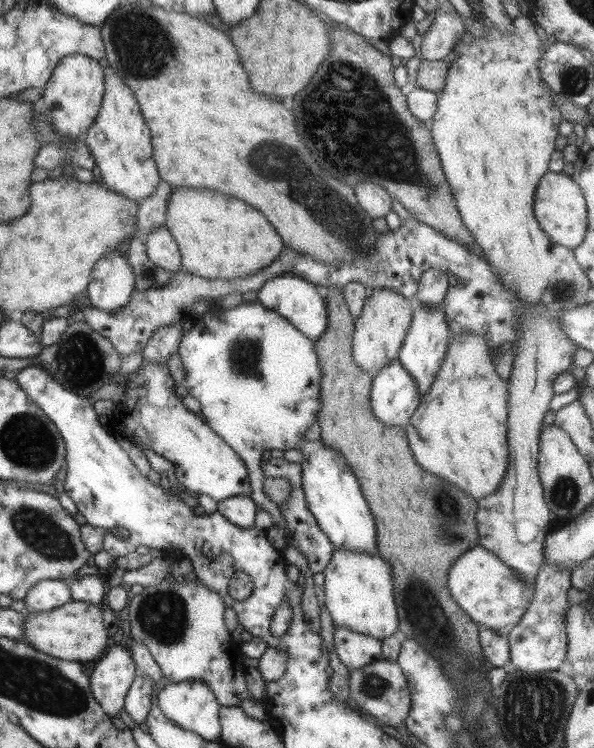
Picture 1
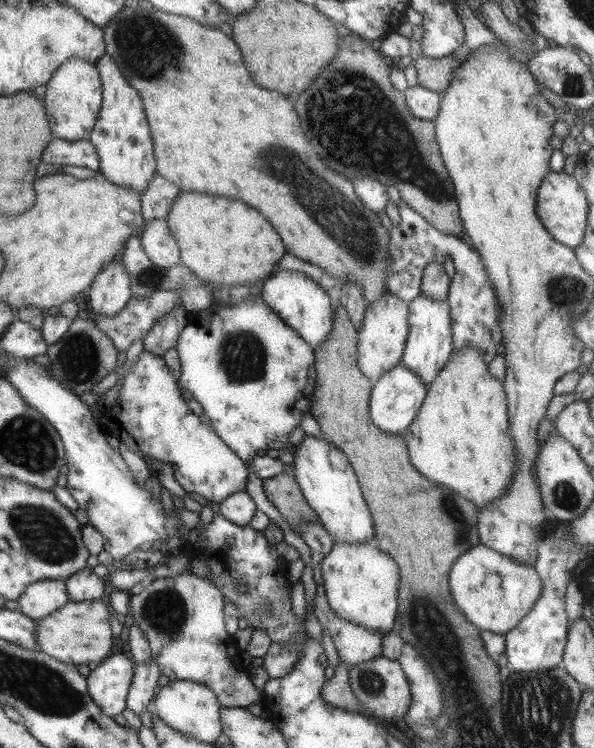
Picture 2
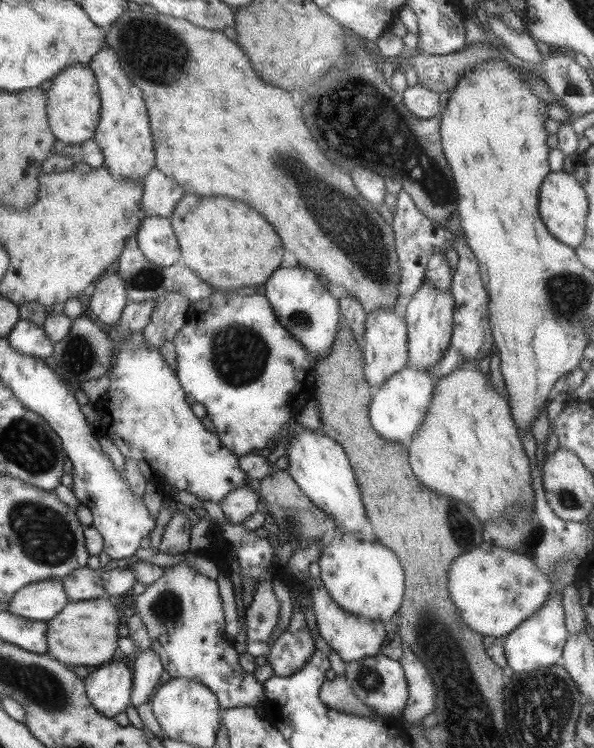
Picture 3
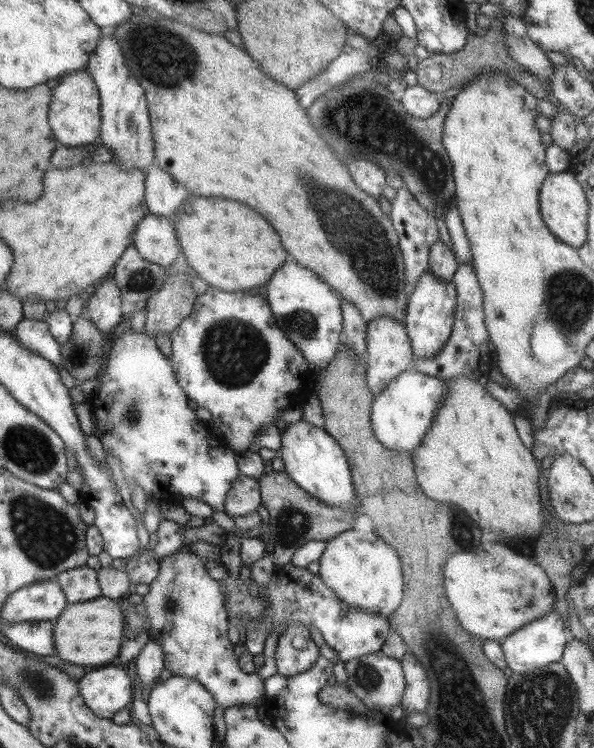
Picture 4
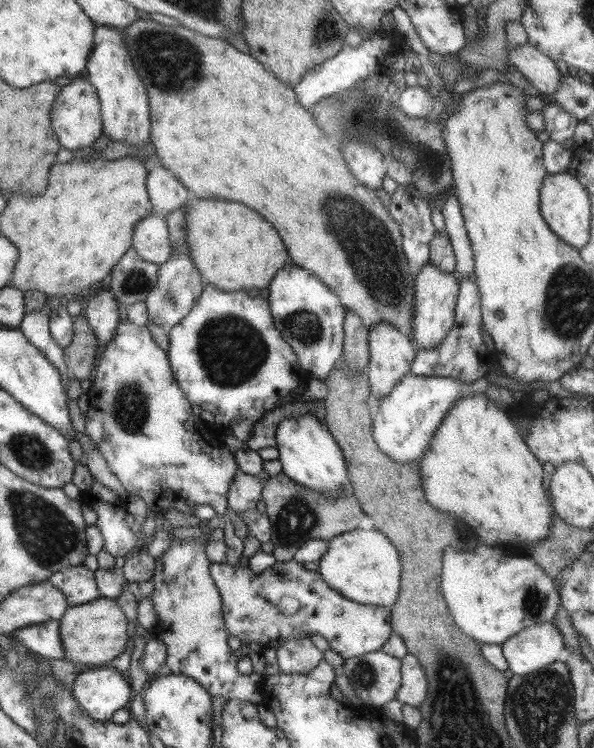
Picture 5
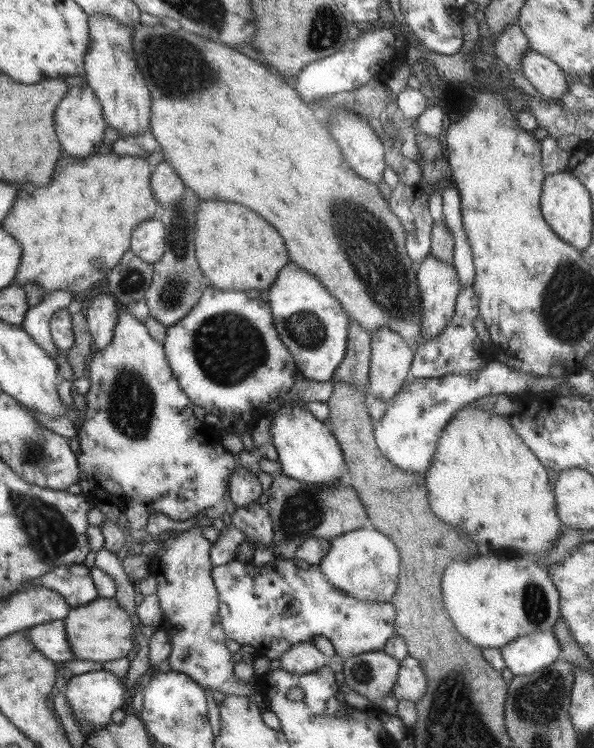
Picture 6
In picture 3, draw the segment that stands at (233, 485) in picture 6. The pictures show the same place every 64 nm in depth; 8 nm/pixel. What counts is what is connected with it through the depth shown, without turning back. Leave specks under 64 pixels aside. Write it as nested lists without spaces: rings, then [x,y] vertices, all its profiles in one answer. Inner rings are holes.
[[[244,479],[244,483],[239,488],[228,492],[218,505],[226,520],[239,524],[255,512],[257,503],[256,494],[248,487],[248,481]]]

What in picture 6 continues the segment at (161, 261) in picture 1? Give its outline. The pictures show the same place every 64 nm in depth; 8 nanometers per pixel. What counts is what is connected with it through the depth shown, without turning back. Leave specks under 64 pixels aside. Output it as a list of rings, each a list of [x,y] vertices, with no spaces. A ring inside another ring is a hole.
[[[157,216],[141,221],[130,236],[129,250],[143,262],[153,264],[165,252],[165,227]]]

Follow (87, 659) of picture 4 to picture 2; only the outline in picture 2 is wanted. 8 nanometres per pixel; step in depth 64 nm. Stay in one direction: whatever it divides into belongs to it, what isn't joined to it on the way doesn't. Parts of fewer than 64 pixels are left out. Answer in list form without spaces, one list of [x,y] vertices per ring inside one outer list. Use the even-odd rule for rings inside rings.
[[[105,599],[93,601],[67,602],[49,616],[35,620],[34,642],[37,650],[55,660],[74,665],[88,662],[100,663],[111,654],[111,630],[108,618],[113,614]]]

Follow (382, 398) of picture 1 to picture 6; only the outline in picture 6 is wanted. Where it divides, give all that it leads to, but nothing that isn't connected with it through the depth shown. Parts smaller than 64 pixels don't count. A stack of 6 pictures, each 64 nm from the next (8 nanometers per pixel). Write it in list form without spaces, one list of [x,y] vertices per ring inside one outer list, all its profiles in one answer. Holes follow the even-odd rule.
[[[500,360],[488,361],[482,368],[467,376],[444,374],[437,378],[413,379],[409,383],[403,383],[386,402],[383,415],[373,421],[372,433],[379,452],[397,468],[424,476],[442,428],[449,422],[450,416],[462,406],[493,394],[516,396],[545,392],[549,395],[556,384],[565,384],[563,376],[537,378],[511,370]]]

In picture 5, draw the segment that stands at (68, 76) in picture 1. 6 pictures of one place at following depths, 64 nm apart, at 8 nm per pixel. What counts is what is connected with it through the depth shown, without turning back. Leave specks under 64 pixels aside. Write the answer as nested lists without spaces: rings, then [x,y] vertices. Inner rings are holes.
[[[84,74],[73,77],[67,86],[63,86],[53,100],[49,118],[51,129],[57,138],[58,144],[65,150],[87,150],[89,153],[97,145],[100,145],[102,132],[100,119],[100,105],[97,94]]]

